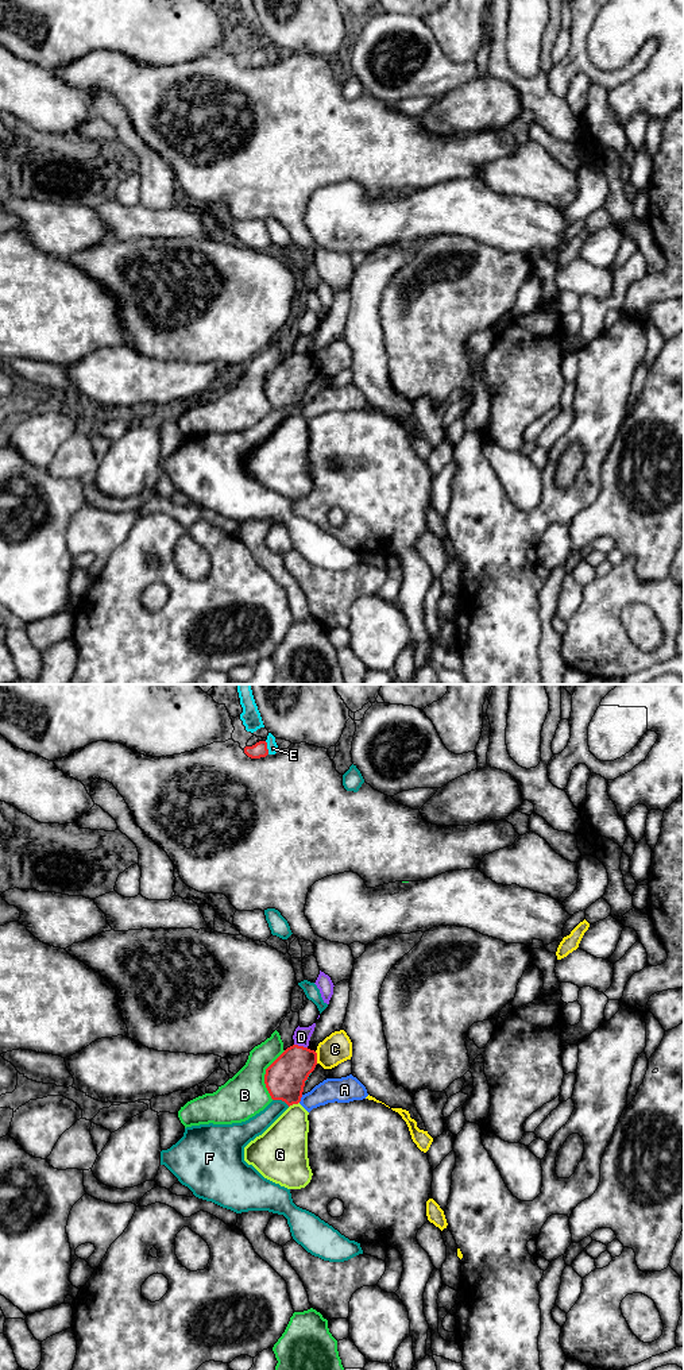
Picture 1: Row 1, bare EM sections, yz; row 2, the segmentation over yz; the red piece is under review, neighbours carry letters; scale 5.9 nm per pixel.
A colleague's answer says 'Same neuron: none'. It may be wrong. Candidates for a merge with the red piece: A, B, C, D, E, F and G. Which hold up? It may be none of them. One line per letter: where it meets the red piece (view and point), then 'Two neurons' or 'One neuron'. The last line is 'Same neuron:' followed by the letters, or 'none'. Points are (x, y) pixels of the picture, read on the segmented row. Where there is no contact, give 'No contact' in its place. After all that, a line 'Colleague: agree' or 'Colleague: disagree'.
A: Touches red at yz (300, 1099). Two neurons
B: Touches red at yz (265, 1075). Two neurons
C: Touches red at yz (316, 1057). Two neurons
D: Touches red at yz (301, 1046). Two neurons
E: Touches red at yz (266, 748). Two neurons
F: Touches red at yz (281, 1099). Two neurons
G: Touches red at yz (293, 1103). Two neurons
Same neuron: none
Colleague: agree

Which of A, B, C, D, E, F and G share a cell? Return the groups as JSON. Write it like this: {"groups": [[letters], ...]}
{"groups": [["A"], ["B"], ["C"], ["D"], ["E"], ["F"], ["G"]]}

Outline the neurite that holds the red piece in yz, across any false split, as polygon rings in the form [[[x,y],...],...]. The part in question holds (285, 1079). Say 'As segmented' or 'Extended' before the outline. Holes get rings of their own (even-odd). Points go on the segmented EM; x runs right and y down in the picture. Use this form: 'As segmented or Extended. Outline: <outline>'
As segmented. Outline: [[[304,1046],[287,1047],[267,1069],[264,1084],[273,1100],[298,1104],[305,1081],[317,1065],[317,1053]]]

